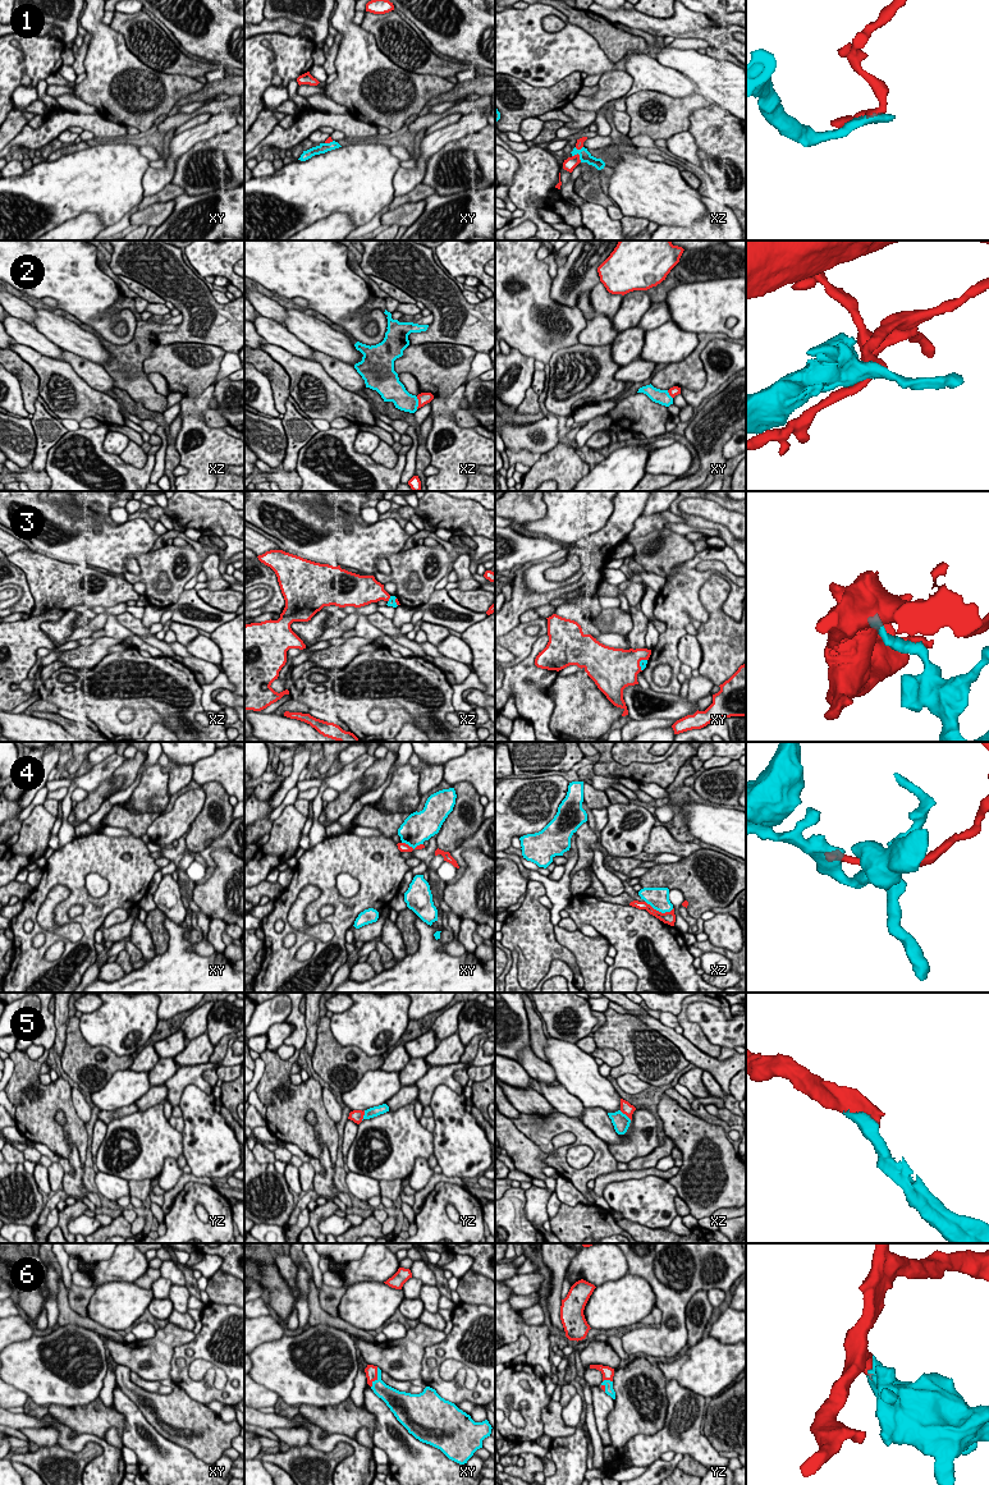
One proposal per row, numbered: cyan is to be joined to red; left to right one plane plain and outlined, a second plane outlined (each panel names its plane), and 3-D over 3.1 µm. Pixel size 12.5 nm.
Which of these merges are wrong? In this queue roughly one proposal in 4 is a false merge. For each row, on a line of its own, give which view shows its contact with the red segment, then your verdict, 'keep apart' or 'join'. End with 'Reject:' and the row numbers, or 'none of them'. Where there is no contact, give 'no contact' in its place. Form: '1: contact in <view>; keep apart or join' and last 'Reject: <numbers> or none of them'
1: contact in xz; keep apart
2: contact in xz; keep apart
3: contact in xy; keep apart
4: contact in xz; keep apart
5: contact in xz; join
6: contact in xy; join
Reject: 1, 2, 3, 4

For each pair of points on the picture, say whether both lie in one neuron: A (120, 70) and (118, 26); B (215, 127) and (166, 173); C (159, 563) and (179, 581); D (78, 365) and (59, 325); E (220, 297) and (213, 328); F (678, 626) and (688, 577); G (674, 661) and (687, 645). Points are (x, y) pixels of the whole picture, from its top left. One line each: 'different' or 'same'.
A: different
B: same
C: same
D: different
E: different
F: same
G: different

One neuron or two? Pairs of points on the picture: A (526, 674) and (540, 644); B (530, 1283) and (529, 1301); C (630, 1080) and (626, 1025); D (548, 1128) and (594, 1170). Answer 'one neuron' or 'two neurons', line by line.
A: one neuron
B: one neuron
C: two neurons
D: one neuron

